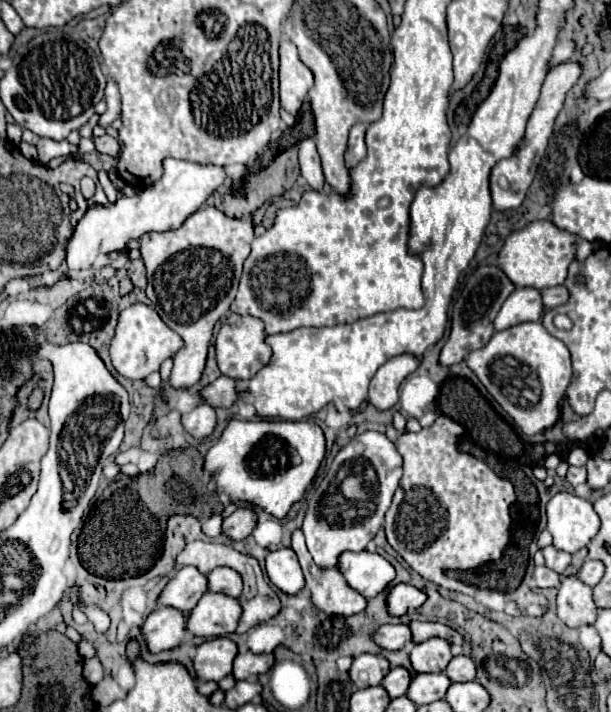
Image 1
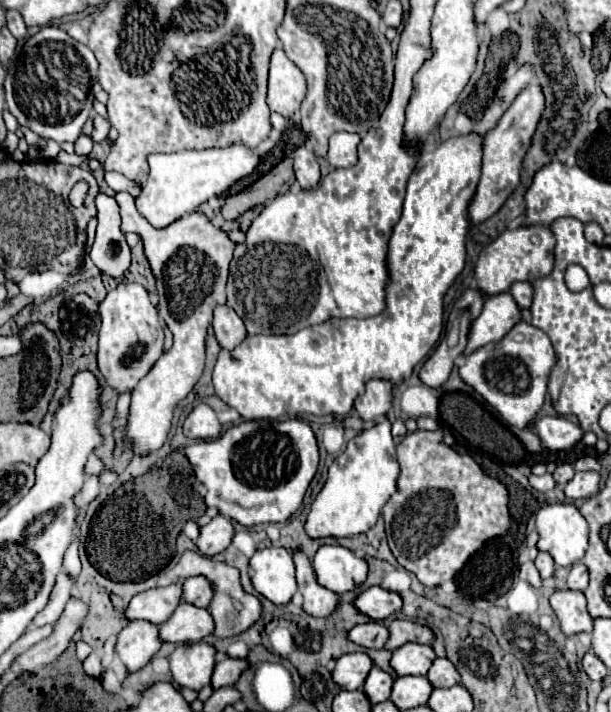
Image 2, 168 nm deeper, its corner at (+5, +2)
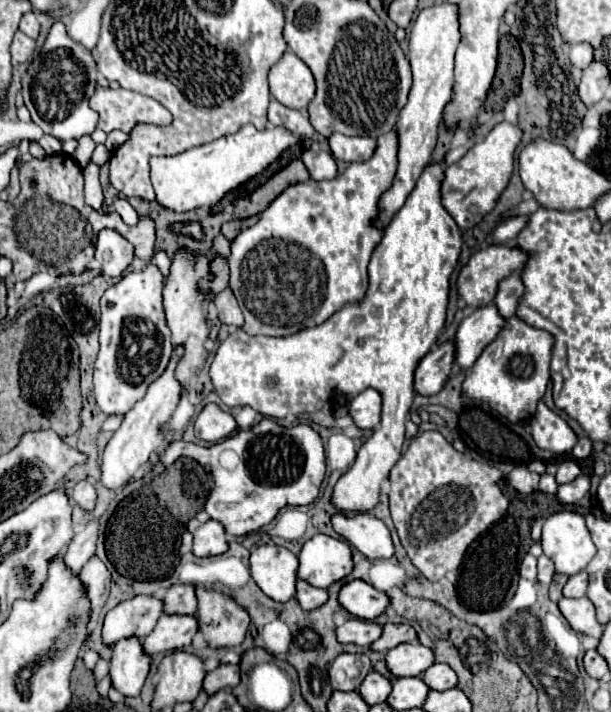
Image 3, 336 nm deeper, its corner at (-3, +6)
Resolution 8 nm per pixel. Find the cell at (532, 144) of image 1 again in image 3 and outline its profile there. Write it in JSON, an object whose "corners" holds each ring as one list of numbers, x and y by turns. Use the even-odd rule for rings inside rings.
{"corners":[[501,122,487,134,485,140,477,142,459,162,443,170,441,202,461,230,477,226,481,218,493,210,497,198,509,184,513,172,513,156,519,142,521,142,519,126,511,122]]}

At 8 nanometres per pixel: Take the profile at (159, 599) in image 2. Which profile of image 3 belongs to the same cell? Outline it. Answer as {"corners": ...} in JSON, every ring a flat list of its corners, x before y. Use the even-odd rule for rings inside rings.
{"corners":[[135,596,107,612,103,644,113,648,121,638,145,638,163,614,163,602,153,596]]}

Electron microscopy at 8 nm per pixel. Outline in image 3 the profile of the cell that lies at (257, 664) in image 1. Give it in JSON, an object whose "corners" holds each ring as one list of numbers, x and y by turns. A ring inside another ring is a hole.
{"corners":[[217,666,213,672,209,672,203,680,203,690,213,696,215,692,223,688,233,688,239,684,239,668,237,666]]}

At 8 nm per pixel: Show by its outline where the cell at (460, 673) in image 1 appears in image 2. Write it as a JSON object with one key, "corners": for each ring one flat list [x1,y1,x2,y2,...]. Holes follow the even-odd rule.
{"corners":[[437,658,427,672,427,678,435,688,449,688,461,680,457,668,453,662,449,662,449,658]]}

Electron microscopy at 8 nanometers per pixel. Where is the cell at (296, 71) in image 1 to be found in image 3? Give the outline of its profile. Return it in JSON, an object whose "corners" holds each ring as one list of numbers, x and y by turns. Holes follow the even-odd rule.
{"corners":[[285,52,269,72,275,100,293,110,305,110,315,96,315,80,309,66,293,52]]}

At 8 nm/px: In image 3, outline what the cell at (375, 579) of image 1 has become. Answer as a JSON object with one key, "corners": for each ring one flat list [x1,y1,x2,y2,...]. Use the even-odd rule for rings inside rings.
{"corners":[[325,534,309,538,297,558,297,578,309,582,315,588,327,588,353,570,349,544]]}

